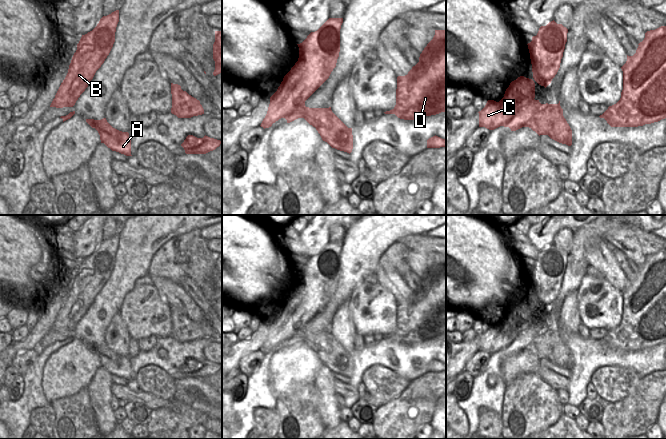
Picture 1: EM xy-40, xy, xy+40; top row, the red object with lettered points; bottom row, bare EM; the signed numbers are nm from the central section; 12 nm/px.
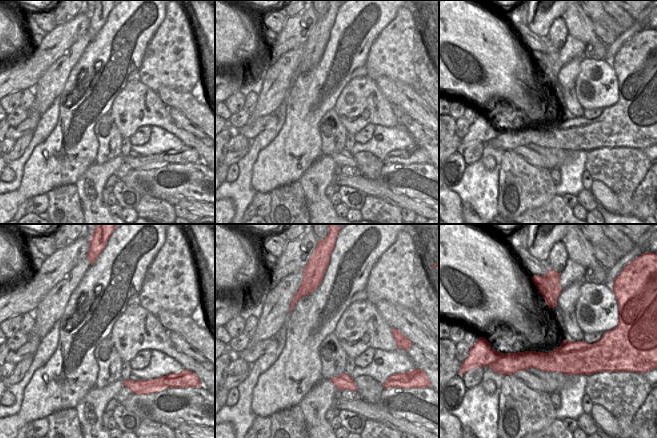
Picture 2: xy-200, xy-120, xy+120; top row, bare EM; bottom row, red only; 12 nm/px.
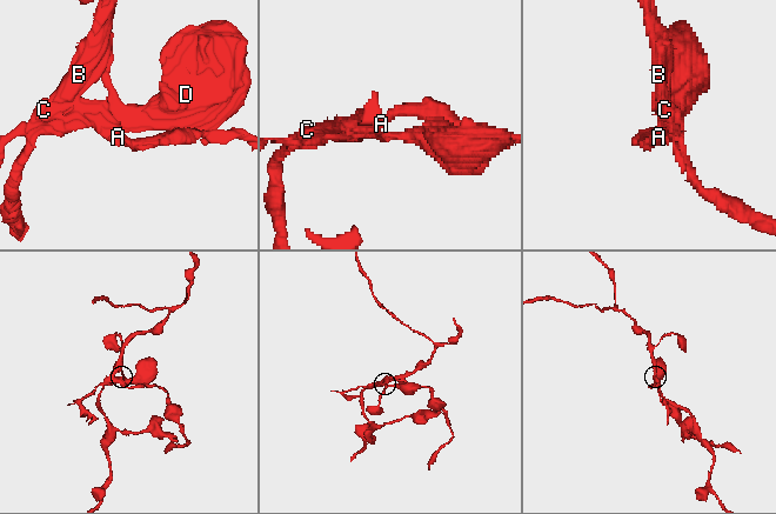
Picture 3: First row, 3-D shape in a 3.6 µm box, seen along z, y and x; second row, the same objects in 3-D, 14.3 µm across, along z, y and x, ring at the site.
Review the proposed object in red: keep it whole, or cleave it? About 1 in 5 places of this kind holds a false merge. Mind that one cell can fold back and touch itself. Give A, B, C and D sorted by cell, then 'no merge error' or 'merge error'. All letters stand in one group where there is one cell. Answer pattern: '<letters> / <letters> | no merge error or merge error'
A D / B C | merge error

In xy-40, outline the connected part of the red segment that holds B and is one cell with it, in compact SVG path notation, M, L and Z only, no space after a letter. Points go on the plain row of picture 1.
M116 234L103 240L92 255L82 259L68 297L50 331L63 332L75 329L109 279L115 266L118 246L119 234Z

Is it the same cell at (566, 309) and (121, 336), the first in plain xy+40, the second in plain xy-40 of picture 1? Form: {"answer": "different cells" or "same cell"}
{"answer": "same cell"}

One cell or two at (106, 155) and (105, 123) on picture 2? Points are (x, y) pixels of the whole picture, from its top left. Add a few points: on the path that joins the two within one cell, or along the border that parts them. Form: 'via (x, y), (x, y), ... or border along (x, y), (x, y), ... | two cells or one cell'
via (106, 147), (106, 131) | one cell

